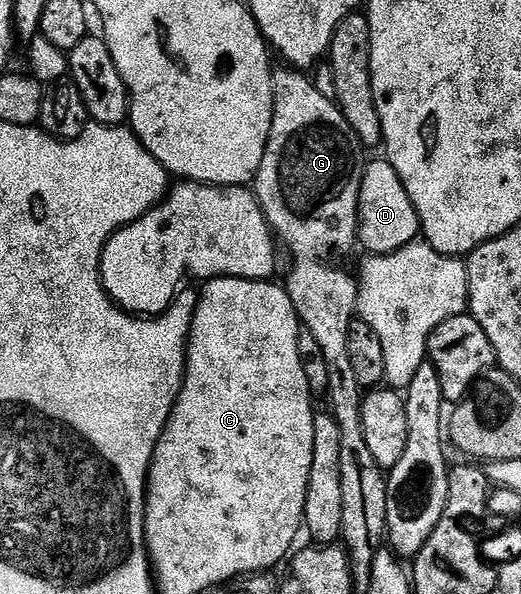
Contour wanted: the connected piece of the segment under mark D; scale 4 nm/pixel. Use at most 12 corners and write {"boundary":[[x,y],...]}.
{"boundary":[[387,159],[372,160],[356,192],[356,232],[371,255],[380,238],[420,232],[420,219]]}

